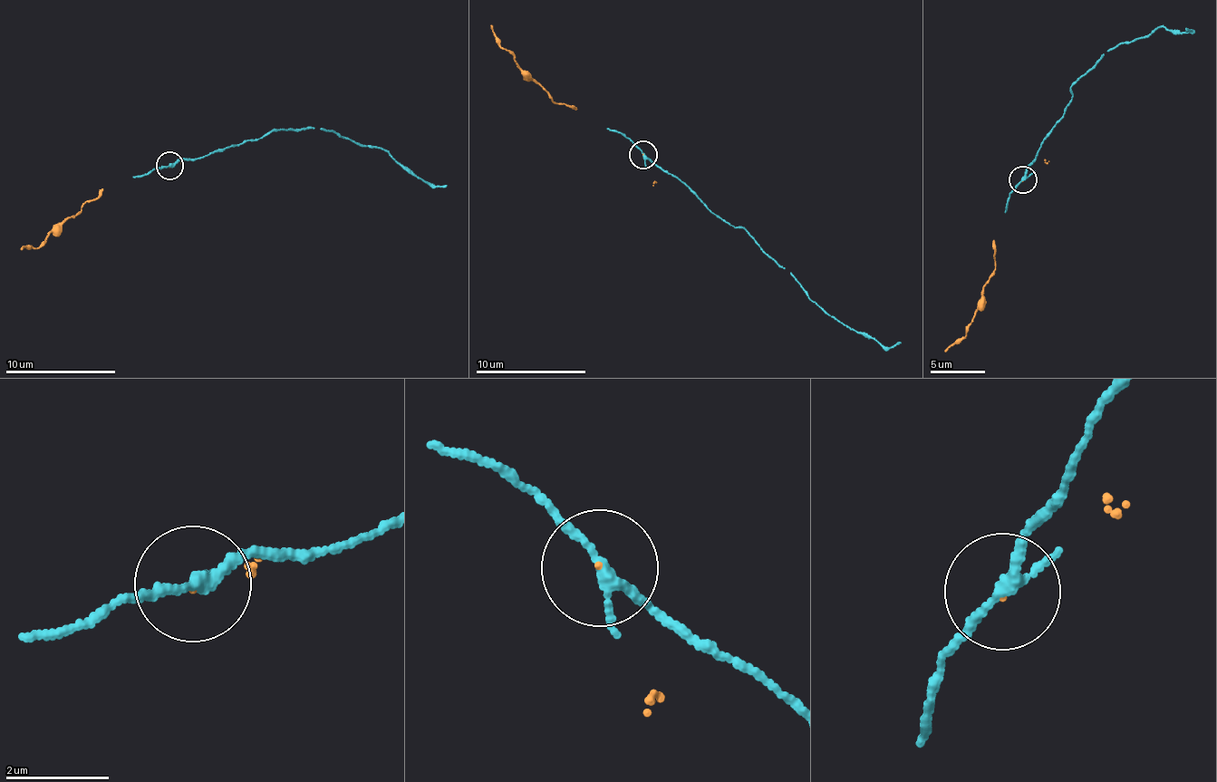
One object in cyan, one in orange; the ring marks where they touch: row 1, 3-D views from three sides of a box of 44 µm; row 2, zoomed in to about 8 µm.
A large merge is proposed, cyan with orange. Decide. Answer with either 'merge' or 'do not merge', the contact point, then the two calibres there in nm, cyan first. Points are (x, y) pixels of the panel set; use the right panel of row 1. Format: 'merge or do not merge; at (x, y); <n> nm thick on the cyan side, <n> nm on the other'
merge; at (1022, 179); 190 nm thick on the cyan side, 20 nm on the other

